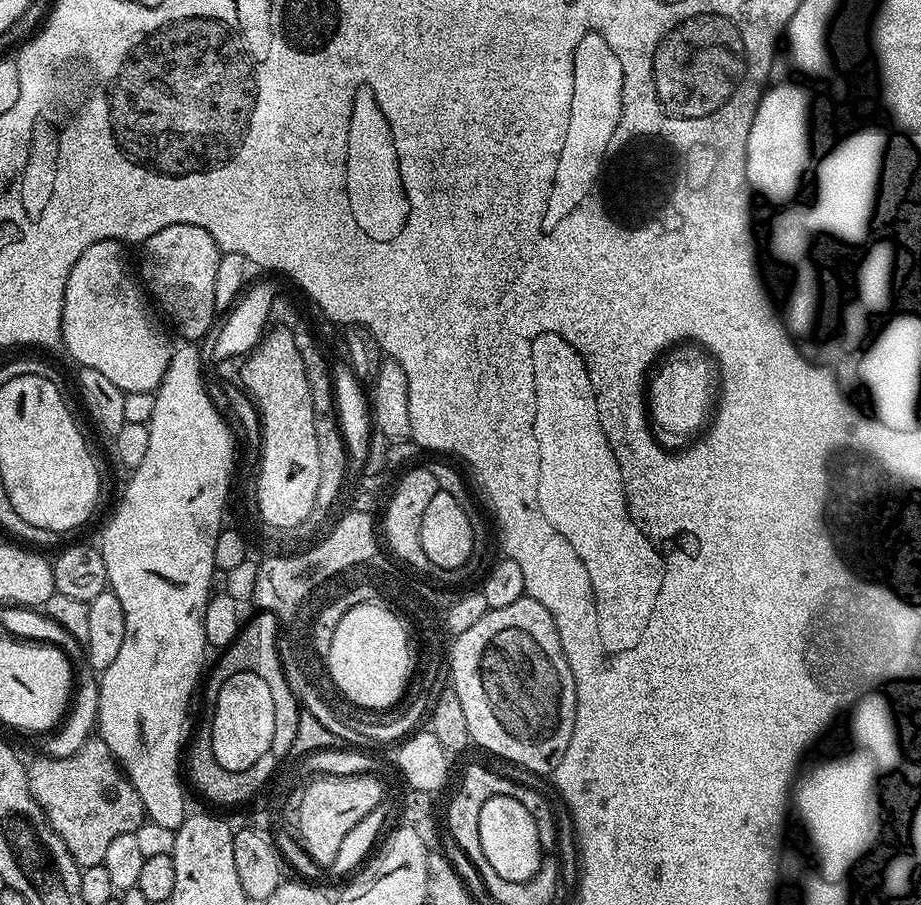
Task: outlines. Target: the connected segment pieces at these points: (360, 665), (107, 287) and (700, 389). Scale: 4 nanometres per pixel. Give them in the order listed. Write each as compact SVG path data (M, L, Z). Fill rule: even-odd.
M383 603L355 605L352 609L346 610L346 614L338 622L334 638L330 638L330 650L326 661L328 672L332 675L332 681L336 683L336 689L344 695L344 699L351 700L359 708L387 710L393 707L404 695L409 679L413 675L414 656L412 660L412 648L408 645L408 632L404 629L403 622L395 615L400 617L391 607Z
M103 240L94 242L94 246L85 250L78 262L74 262L68 281L64 284L60 339L63 351L68 351L80 368L98 370L98 374L110 378L110 382L125 393L155 392L166 374L174 348L168 345L168 336L156 321L157 313L146 299L133 265L132 268L128 265L127 251L129 249L119 240Z
M680 346L669 351L651 373L646 389L646 407L664 444L693 436L714 408L714 365L711 359L696 346Z

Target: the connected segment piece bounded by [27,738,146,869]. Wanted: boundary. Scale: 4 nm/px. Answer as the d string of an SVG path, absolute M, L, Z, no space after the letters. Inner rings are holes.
M89 738L85 744L69 757L50 757L45 755L27 765L28 785L32 797L48 818L52 828L68 843L68 849L81 869L98 866L106 858L106 846L118 838L118 834L130 834L145 822L144 807L134 790L134 786L124 775L106 742L99 738Z

